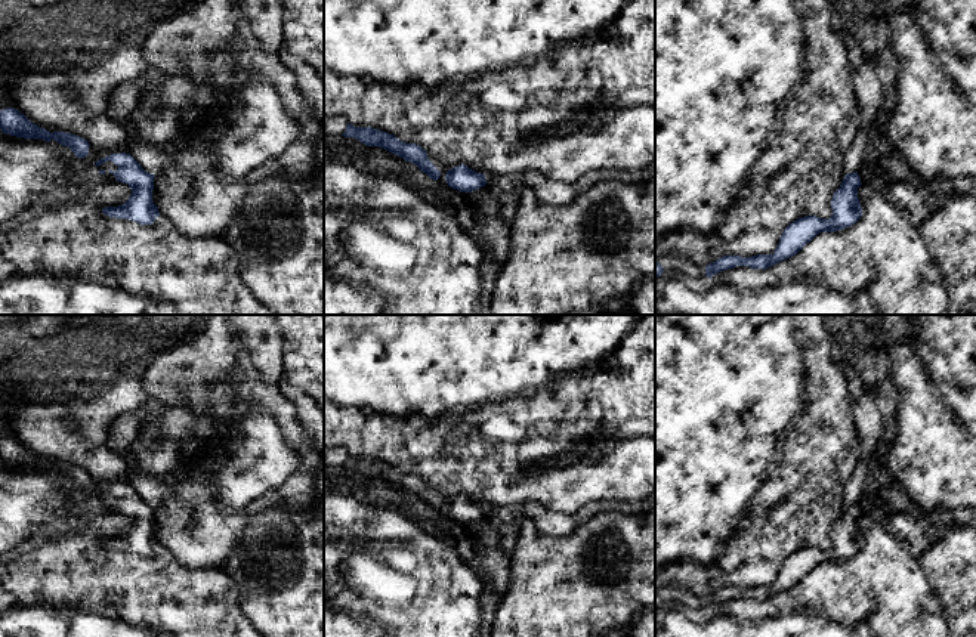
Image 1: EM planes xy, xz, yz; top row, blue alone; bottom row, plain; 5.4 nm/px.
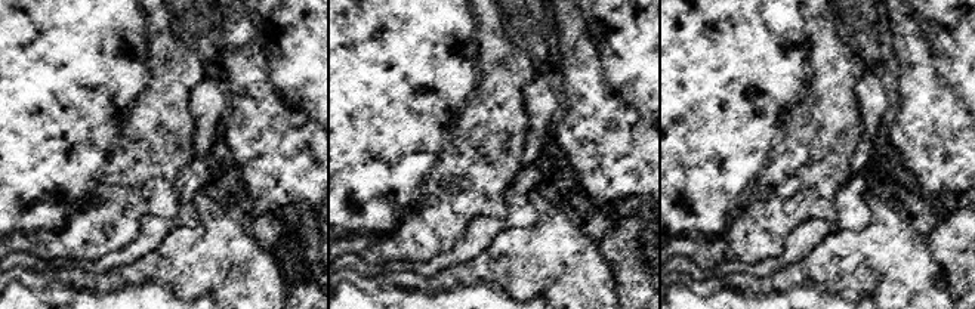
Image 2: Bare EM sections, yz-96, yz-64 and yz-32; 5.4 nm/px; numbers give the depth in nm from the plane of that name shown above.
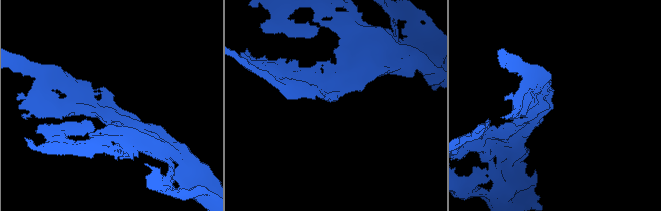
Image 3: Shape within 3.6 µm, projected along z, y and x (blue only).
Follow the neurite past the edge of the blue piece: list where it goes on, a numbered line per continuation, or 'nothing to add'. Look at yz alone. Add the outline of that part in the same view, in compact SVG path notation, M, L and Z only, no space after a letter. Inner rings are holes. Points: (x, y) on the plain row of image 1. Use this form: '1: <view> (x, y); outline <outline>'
1: yz (676, 594); outline M670 585L658 591L658 594L662 597L664 603L671 602L674 604L680 604L683 607L689 609L701 609L705 607L705 599L698 597L692 594L689 590L679 587L679 585Z

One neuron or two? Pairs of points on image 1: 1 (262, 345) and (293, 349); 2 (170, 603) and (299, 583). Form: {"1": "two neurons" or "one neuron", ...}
{"1": "two neurons", "2": "two neurons"}

